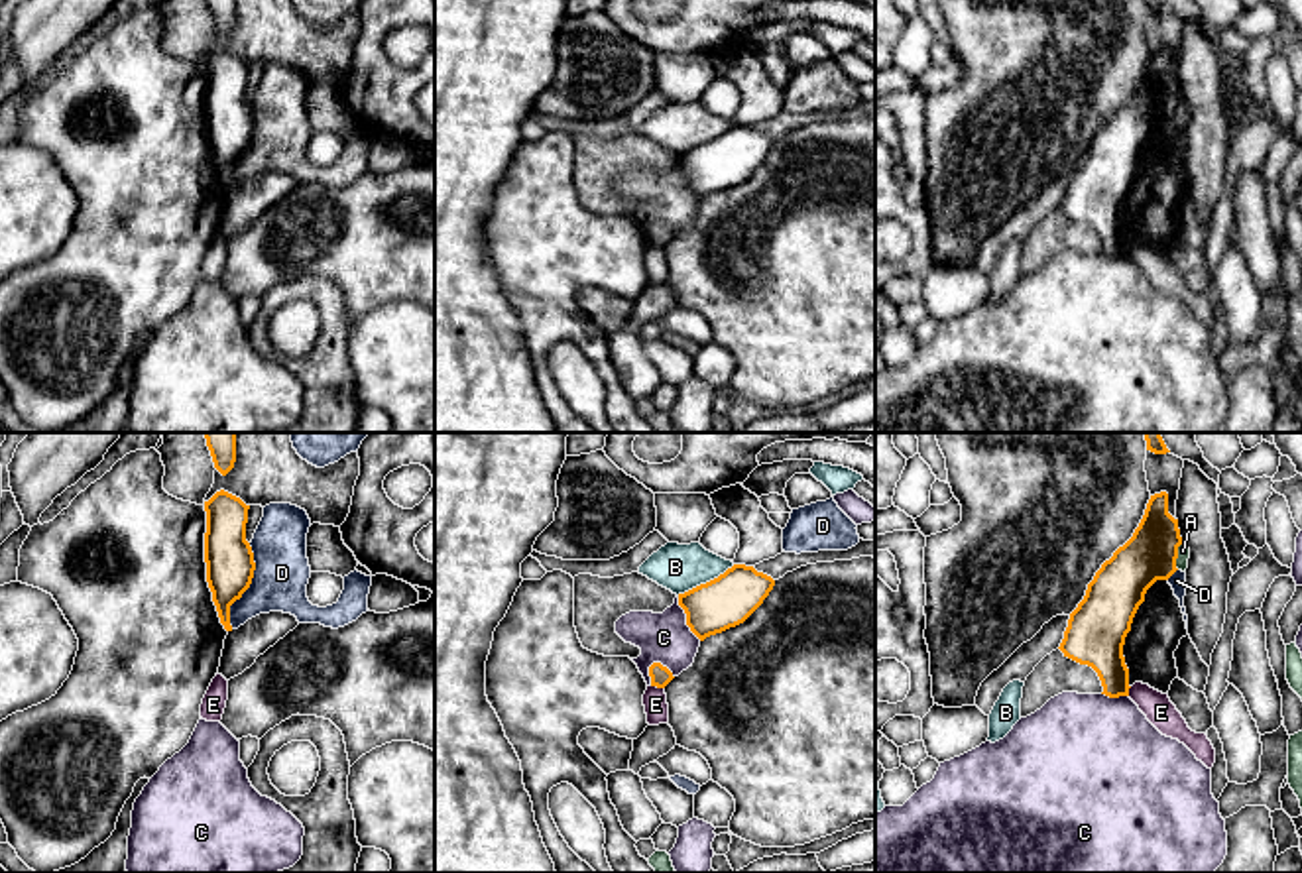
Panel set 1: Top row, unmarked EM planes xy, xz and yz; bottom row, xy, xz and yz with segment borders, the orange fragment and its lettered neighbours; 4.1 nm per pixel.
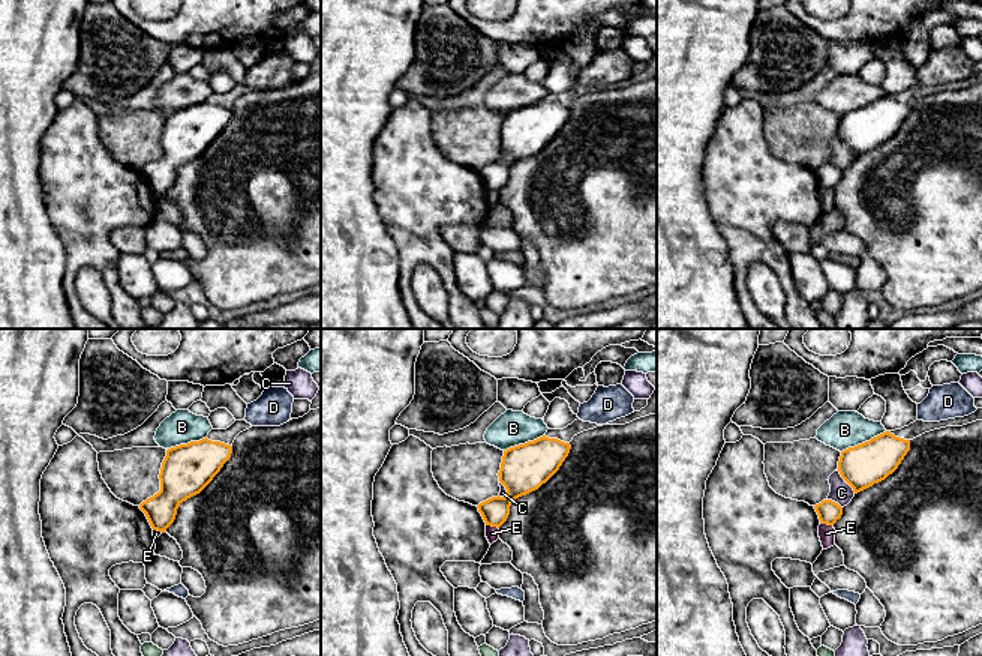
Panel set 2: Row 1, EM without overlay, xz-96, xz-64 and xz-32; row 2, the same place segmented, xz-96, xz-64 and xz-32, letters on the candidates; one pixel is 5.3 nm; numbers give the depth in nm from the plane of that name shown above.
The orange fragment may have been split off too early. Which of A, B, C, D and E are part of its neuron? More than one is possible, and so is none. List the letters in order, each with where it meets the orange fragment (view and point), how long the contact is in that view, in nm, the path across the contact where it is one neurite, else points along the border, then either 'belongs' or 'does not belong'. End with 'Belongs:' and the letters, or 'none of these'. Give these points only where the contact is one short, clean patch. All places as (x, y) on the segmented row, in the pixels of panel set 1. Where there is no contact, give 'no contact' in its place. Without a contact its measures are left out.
A: meets orange in yz at (1177, 557); contact 110 nm long; border along yz (1183, 543), (1177, 555), (1177, 569); does not belong
B: meets orange in xz at (707, 582); contact 260 nm long; does not belong
C: meets orange in xz at (659, 663); contact 120 nm long; does not belong
D: meets orange in xy at (248, 586); contact 360 nm long; does not belong
E: meets orange in xz at (657, 687); contact 60 nm long; border along xz (651, 685), (663, 689); does not belong
Belongs: none of these

